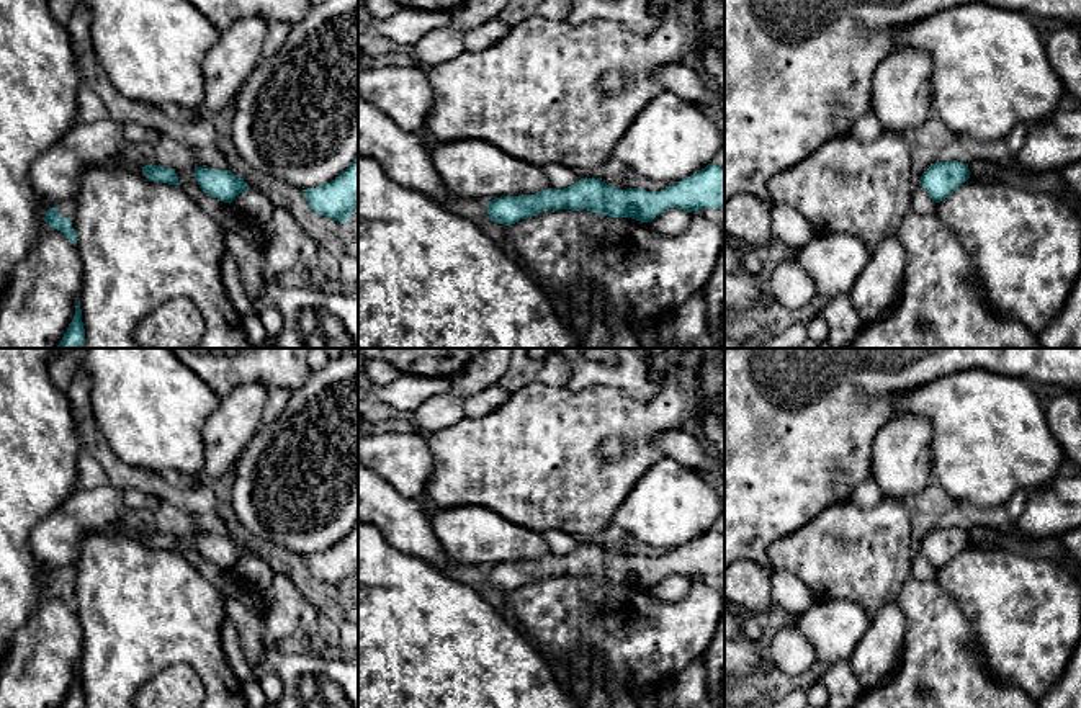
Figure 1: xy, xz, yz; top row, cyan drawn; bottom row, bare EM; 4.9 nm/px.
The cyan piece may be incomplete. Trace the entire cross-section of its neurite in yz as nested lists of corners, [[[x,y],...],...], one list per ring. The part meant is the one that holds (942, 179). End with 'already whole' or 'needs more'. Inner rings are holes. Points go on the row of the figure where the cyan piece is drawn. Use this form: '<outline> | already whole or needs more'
[[[958,160],[935,162],[921,177],[921,186],[940,203],[970,178],[968,164]]] | already whole

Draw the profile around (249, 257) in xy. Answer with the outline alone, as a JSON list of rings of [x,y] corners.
[[[221,227],[221,231],[224,255],[235,262],[247,298],[258,302],[268,283],[263,273],[265,260],[262,244],[253,244],[242,234],[227,231],[224,227]]]

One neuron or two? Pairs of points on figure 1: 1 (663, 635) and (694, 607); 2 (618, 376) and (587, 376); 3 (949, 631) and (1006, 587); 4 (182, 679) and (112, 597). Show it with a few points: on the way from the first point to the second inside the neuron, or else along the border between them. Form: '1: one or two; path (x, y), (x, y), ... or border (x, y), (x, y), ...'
1: one; path (671, 630), (686, 615)
2: one; path (610, 376), (596, 376)
3: two; border (942, 587), (965, 617), (983, 653)
4: two; border (203, 682), (190, 667), (170, 664), (139, 689)

